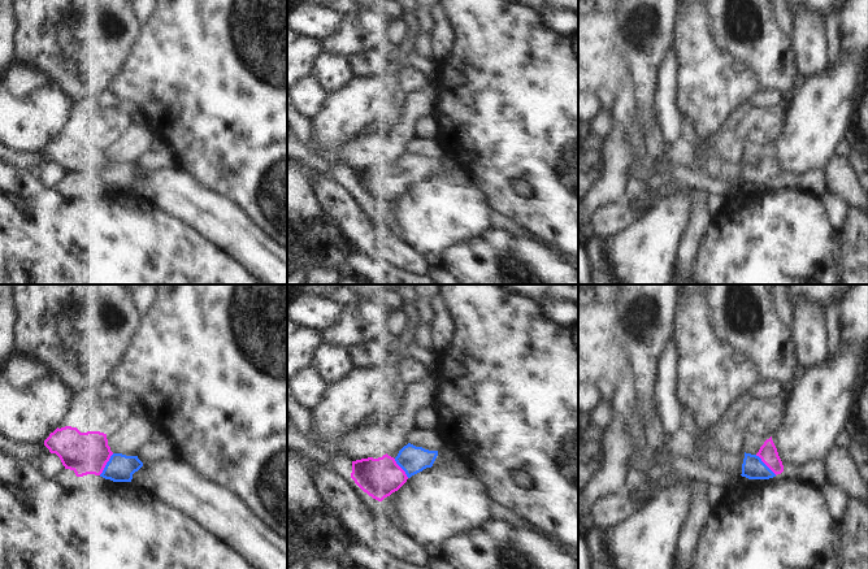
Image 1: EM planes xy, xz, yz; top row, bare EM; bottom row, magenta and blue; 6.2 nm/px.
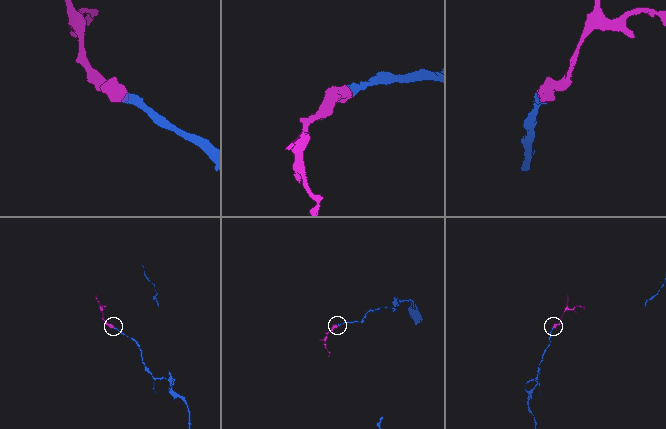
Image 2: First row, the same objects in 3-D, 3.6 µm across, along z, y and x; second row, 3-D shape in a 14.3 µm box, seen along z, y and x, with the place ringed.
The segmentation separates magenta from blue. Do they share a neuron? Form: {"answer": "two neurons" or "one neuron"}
{"answer": "one neuron"}

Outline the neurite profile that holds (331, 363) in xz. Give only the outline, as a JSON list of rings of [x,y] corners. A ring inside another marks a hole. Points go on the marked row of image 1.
[[[325,342],[317,347],[311,365],[327,385],[342,379],[353,369],[348,348]]]

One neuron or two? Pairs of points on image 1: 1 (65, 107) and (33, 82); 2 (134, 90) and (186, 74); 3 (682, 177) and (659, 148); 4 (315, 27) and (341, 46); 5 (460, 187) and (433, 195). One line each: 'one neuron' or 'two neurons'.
1: one neuron
2: one neuron
3: two neurons
4: two neurons
5: one neuron

